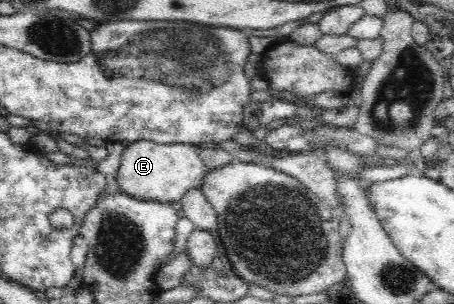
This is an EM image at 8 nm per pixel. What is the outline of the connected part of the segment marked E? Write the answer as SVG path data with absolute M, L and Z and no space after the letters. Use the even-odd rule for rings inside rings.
M138 140L123 149L118 169L120 190L134 199L156 199L160 203L178 201L193 188L200 188L208 172L201 160L200 144L162 145L150 140Z

